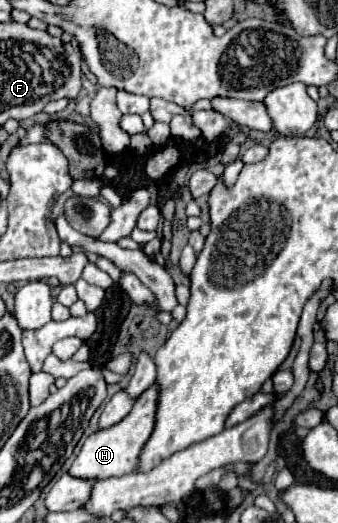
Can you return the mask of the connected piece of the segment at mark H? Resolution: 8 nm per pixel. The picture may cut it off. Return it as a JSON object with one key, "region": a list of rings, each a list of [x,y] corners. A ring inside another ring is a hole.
{"region":[[[157,385],[149,387],[149,391],[145,391],[135,401],[131,413],[125,419],[121,419],[117,425],[105,431],[97,431],[87,437],[77,459],[69,467],[69,475],[77,479],[109,479],[109,477],[133,473],[137,467],[137,455],[141,453],[141,447],[147,443],[153,431],[155,409],[157,409]]]}

